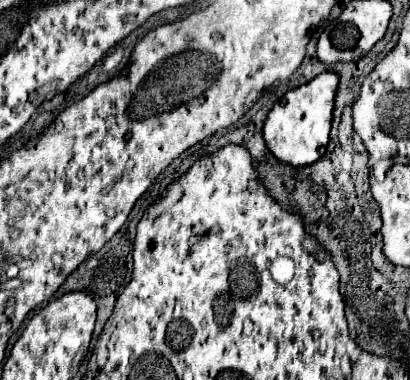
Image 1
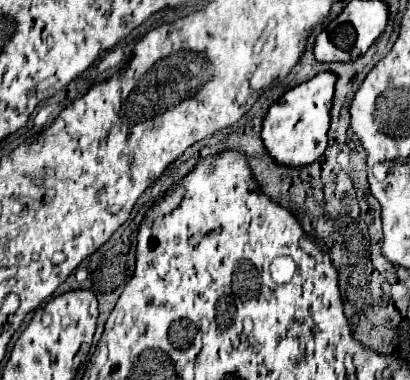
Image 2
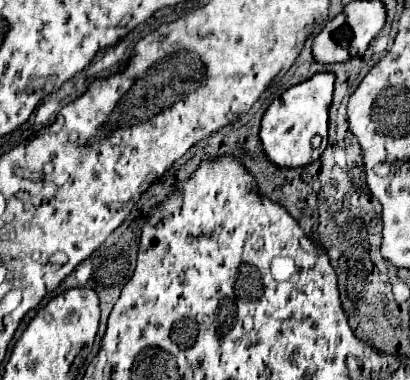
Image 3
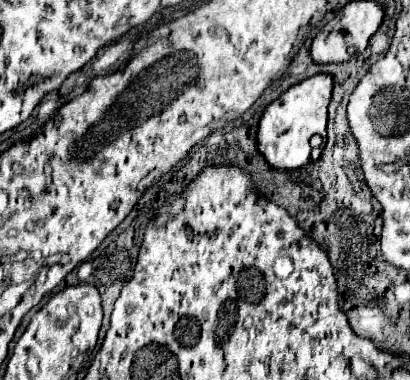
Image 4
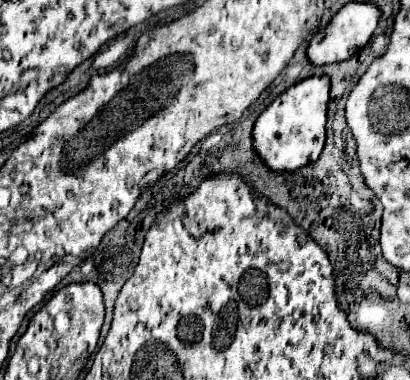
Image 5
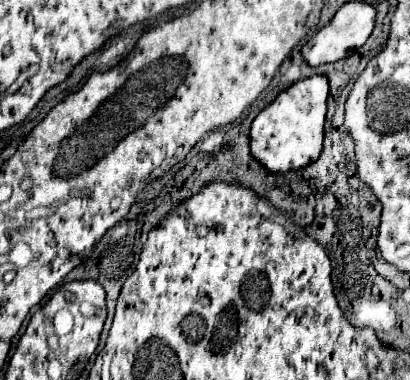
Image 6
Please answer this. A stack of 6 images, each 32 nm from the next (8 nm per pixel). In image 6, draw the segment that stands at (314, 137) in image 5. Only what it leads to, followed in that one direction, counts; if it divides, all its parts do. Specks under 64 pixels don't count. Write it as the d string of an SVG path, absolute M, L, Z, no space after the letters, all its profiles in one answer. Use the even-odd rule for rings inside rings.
M310 76L280 92L270 106L266 106L250 130L252 156L272 172L288 172L304 168L318 160L324 142L324 120L328 100L328 78Z

